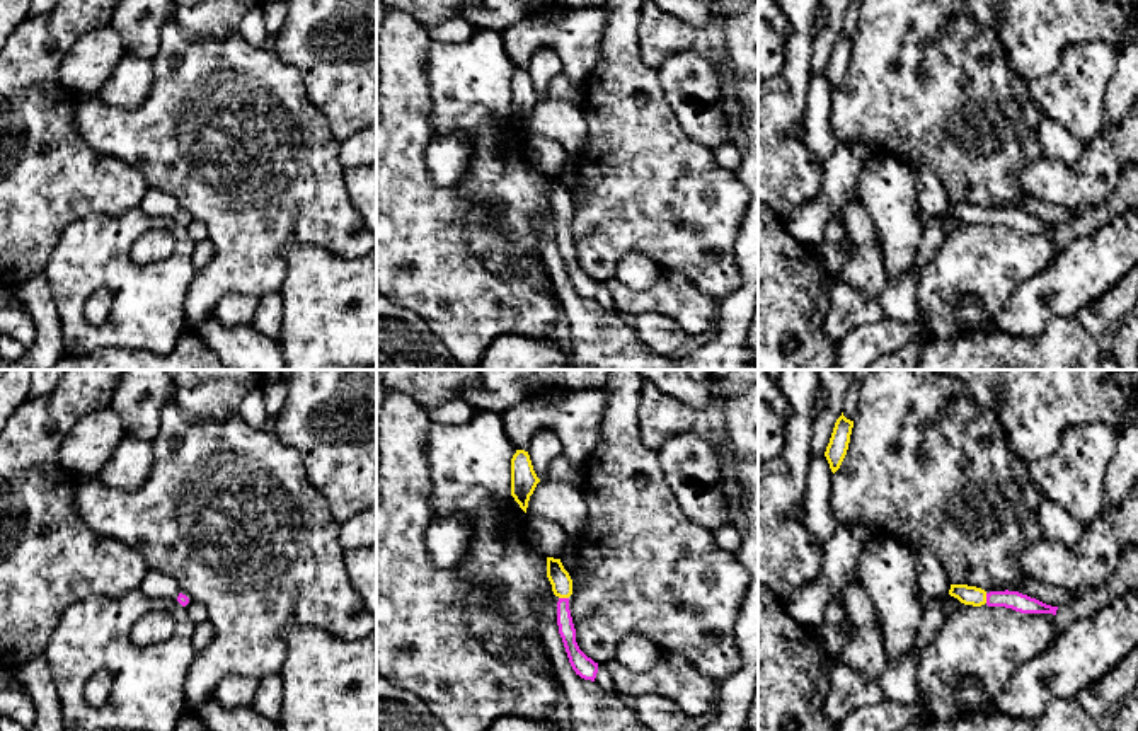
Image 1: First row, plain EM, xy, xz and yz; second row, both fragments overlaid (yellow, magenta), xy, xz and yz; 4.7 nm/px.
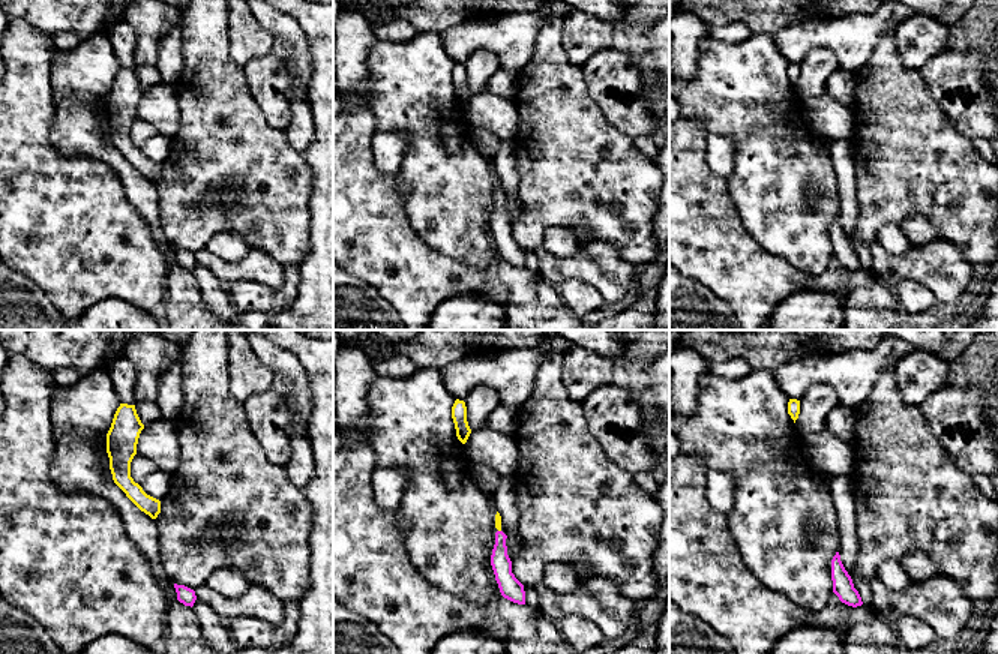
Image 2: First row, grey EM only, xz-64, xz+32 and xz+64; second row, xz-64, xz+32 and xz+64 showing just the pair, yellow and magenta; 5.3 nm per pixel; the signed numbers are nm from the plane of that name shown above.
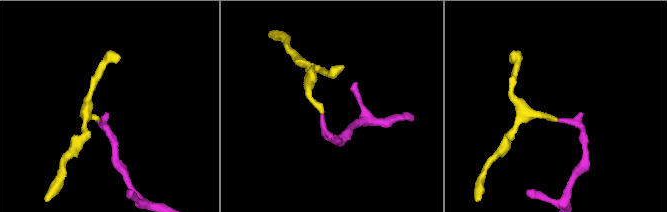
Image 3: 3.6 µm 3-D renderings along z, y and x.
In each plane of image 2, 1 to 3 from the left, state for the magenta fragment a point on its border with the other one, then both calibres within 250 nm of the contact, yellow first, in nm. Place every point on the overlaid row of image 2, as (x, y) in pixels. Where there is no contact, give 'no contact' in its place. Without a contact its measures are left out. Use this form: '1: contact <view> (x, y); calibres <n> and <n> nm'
1: no contact
2: no contact
3: no contact

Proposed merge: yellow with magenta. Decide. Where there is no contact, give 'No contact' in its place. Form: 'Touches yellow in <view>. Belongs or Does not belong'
Touches yellow in xz. Belongs

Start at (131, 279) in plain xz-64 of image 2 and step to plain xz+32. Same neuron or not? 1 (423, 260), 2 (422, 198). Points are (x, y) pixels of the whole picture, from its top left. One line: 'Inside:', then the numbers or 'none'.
Inside: 1

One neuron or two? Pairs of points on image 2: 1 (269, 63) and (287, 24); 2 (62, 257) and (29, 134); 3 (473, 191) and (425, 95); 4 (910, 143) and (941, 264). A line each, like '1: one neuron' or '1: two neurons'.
1: two neurons
2: one neuron
3: one neuron
4: two neurons

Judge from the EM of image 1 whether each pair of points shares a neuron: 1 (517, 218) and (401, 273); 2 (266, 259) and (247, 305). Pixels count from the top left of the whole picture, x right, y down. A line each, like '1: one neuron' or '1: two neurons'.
1: two neurons
2: two neurons

